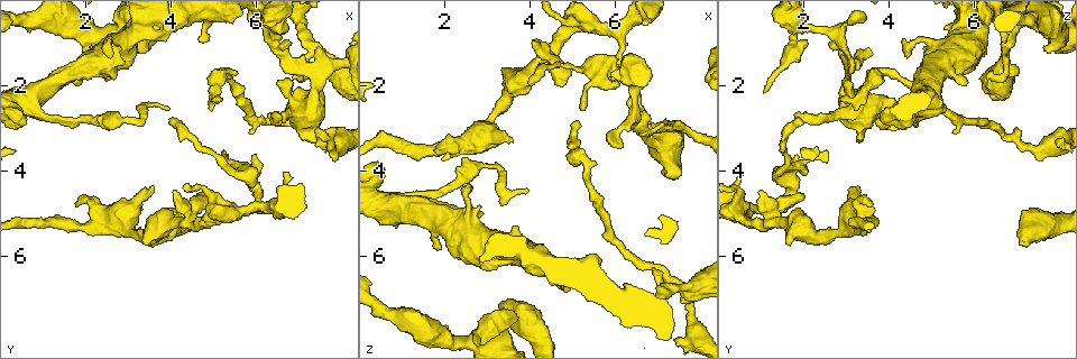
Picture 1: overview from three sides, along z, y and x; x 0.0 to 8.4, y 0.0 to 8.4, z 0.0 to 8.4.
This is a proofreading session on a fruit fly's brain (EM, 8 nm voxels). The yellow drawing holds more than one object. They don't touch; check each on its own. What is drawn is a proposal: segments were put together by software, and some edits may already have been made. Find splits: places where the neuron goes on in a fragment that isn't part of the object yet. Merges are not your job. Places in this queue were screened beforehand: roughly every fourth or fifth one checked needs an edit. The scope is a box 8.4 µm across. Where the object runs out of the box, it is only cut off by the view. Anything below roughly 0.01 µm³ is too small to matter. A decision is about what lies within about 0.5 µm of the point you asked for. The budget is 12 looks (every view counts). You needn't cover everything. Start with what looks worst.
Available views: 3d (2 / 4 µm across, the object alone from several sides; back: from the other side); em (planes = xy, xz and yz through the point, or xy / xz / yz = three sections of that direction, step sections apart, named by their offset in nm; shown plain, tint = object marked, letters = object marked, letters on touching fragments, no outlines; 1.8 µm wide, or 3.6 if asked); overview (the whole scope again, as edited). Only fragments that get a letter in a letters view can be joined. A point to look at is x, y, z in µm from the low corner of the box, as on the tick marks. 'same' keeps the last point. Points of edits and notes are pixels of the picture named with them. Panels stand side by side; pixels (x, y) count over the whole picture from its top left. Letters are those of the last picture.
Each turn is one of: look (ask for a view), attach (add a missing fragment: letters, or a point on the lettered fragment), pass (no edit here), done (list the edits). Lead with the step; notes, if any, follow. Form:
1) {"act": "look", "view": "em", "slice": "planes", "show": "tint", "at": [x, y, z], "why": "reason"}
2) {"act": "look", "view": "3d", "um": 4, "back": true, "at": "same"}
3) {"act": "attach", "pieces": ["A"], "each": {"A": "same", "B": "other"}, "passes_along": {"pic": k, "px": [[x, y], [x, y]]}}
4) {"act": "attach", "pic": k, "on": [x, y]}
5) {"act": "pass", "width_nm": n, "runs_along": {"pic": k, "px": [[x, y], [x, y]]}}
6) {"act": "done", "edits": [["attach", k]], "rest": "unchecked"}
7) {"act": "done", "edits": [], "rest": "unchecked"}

{"act": "look", "view": "em", "slice": "planes", "show": "letters", "at": [5.15, 2.35, 2.90]}

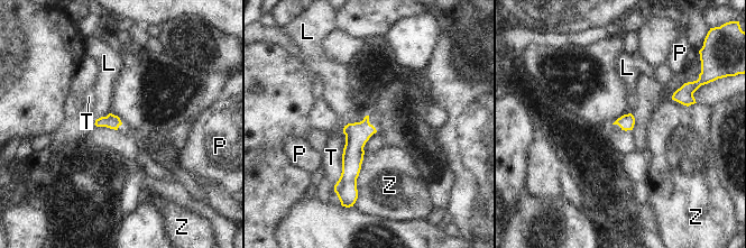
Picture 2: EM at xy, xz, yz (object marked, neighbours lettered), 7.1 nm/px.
{"act": "pass", "longest_contact_nm": ["T", 400], "each": {"L": "other", "P": "other", "T": "other", "Z": "other"}, "runs_along": {"pic": 2, "px": [[366, 120], [353, 146], [352, 190]]}, "found": "none of them fits"}

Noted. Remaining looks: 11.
{"act": "look", "view": "3d", "um": 4, "at": [7.60, 2.40, 4.05], "why": "thick end"}

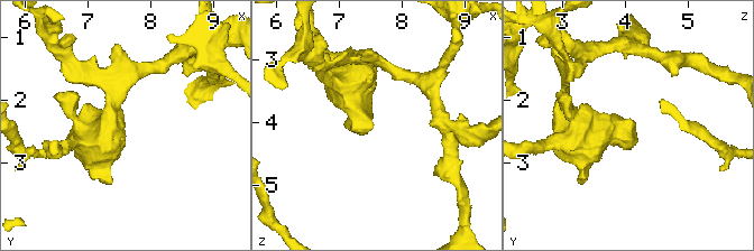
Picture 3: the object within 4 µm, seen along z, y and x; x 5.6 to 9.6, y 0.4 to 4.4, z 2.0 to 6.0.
{"act": "look", "view": "em", "slice": "xy", "step": 16, "show": "tint", "at": [7.60, 2.35, 4.05]}

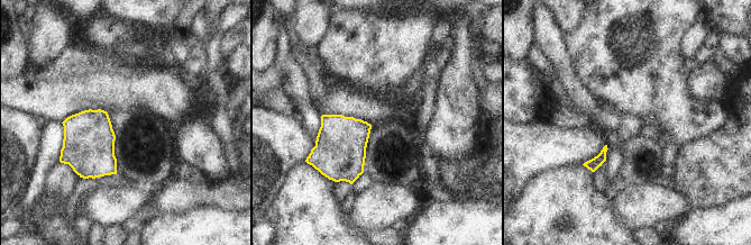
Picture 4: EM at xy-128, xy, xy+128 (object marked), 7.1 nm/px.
{"act": "look", "view": "em", "slice": "planes", "show": "letters", "at": "same"}

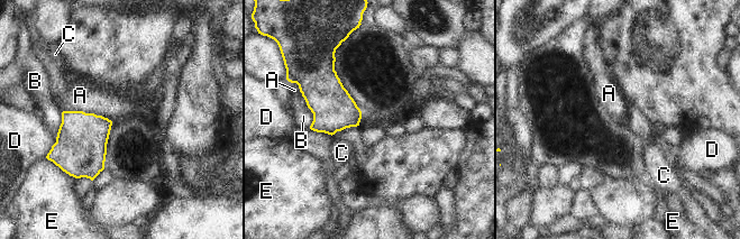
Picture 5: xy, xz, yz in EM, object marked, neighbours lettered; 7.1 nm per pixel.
{"act": "pass", "each": {"A": "other", "B": "other", "C": "other", "D": "other", "E": "other"}, "border": {"pic": 5, "px": [[62, 111], [93, 112], [112, 121]]}, "found": "none of them fits"}

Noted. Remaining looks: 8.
{"act": "look", "view": "em", "um": 3.6, "slice": "xy", "step": 8, "show": "letters", "at": [3.25, 5.65, 7.10], "why": "thick end"}

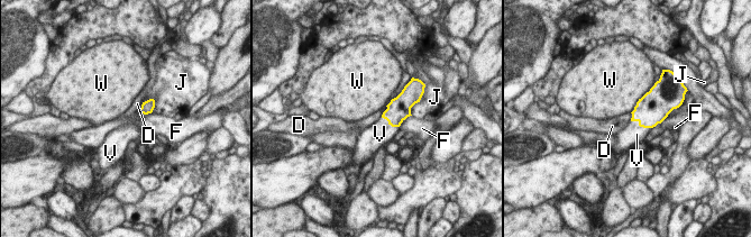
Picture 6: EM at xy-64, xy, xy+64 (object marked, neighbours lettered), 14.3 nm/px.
{"act": "look", "view": "em", "um": 3.6, "slice": "planes", "show": "letters", "at": "same"}

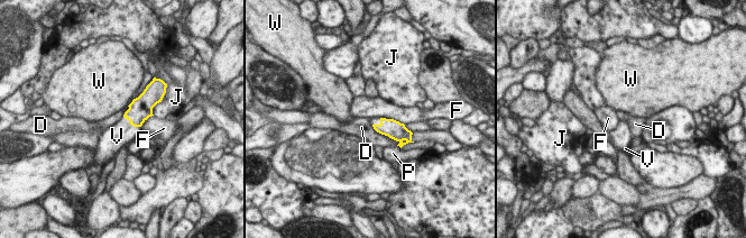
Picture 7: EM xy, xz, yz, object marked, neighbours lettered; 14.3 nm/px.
{"act": "attach", "pieces": ["V"], "each": {"D": "other", "F": "other", "J": "other", "P": "other", "V": "same", "W": "other"}, "passes_along": {"pic": 7, "px": [[139, 110], [132, 125], [121, 134]]}, "found": "it goes on there"}

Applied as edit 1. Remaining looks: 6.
{"act": "look", "view": "em", "slice": "xy", "step": 4, "show": "letters", "at": [6.90, 1.75, 6.30], "why": "free end"}

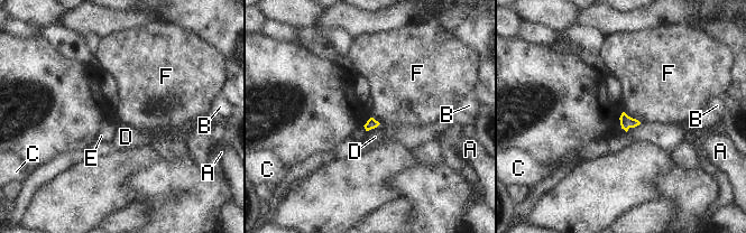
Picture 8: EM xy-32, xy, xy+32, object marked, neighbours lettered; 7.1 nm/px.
{"act": "look", "view": "em", "slice": "planes", "show": "letters", "at": "same", "why": "cut it another way"}

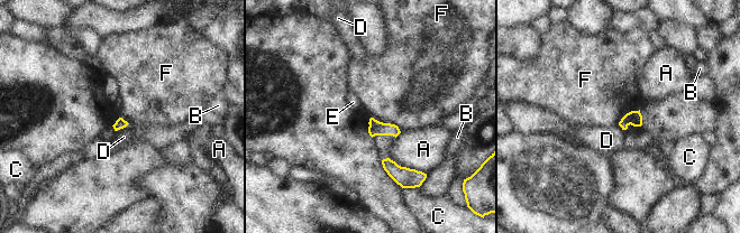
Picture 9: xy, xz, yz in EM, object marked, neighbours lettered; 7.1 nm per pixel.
{"act": "pass", "each": {"A": "other", "B": "other", "C": "other", "D": "other", "E": "other", "F": "other"}, "border": {"pic": 9, "px": [[373, 117], [394, 123], [401, 131]]}, "found": "no lettered fragment goes on from it"}

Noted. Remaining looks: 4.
{"act": "look", "view": "em", "slice": "planes", "show": "letters", "at": [1.95, 1.20, 7.60], "why": "an open end"}

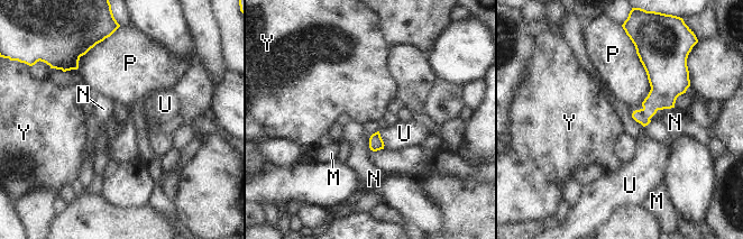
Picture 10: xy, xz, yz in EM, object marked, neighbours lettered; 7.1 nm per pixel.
{"act": "pass", "each": {"M": "other", "N": "other", "P": "other", "U": "other", "Y": "other"}, "border": {"pic": 10, "px": [[673, 107], [659, 109], [649, 119]]}, "found": "no lettered fragment goes on from it"}

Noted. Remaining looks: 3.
{"act": "done", "edits": [["attach", 7]], "rest": "unchecked"}

